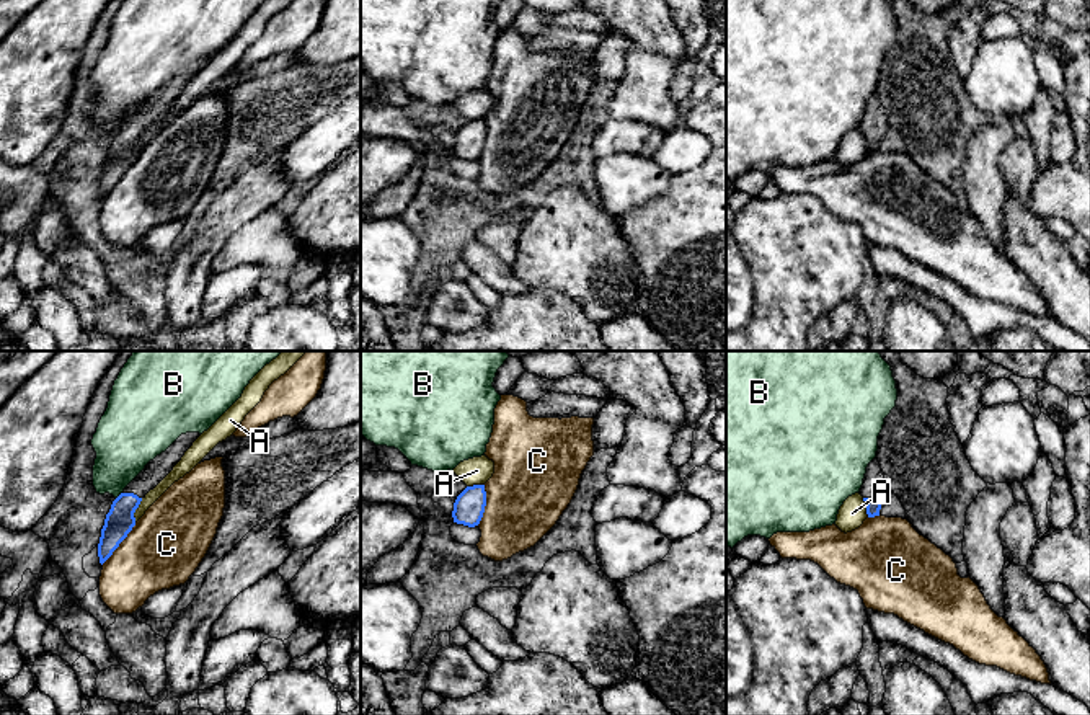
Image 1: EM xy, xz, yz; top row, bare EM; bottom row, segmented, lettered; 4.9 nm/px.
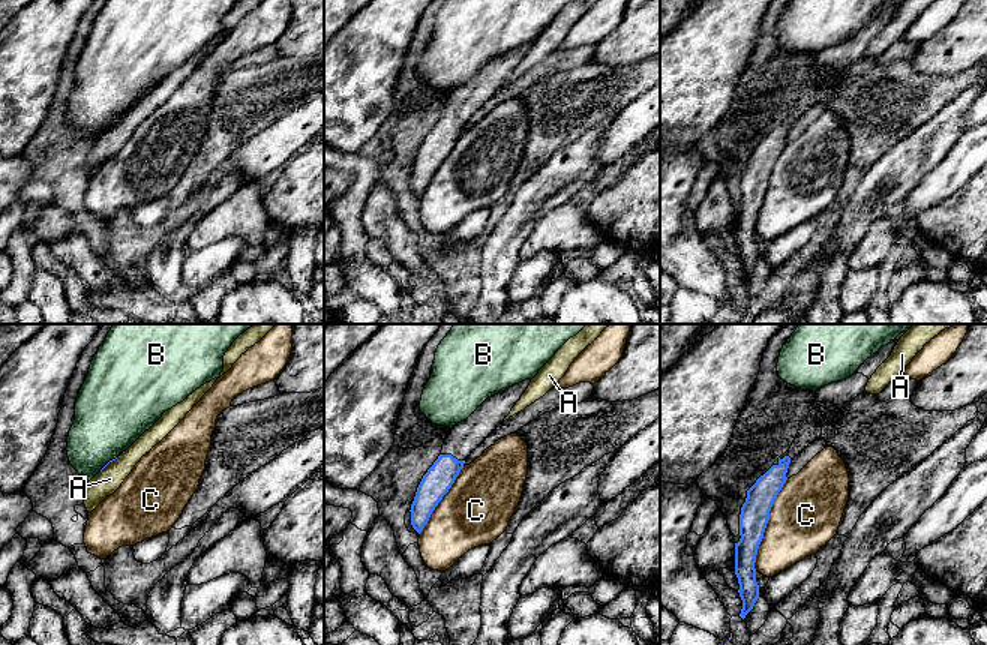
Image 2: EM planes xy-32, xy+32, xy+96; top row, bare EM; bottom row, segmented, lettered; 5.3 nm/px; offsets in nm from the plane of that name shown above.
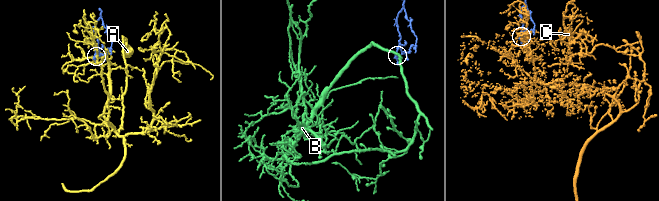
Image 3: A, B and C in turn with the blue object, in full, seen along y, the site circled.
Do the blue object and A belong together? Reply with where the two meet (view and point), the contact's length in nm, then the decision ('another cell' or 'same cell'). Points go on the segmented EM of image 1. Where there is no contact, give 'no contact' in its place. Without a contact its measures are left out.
contact xy (136, 508); length 130 nm; another cell

